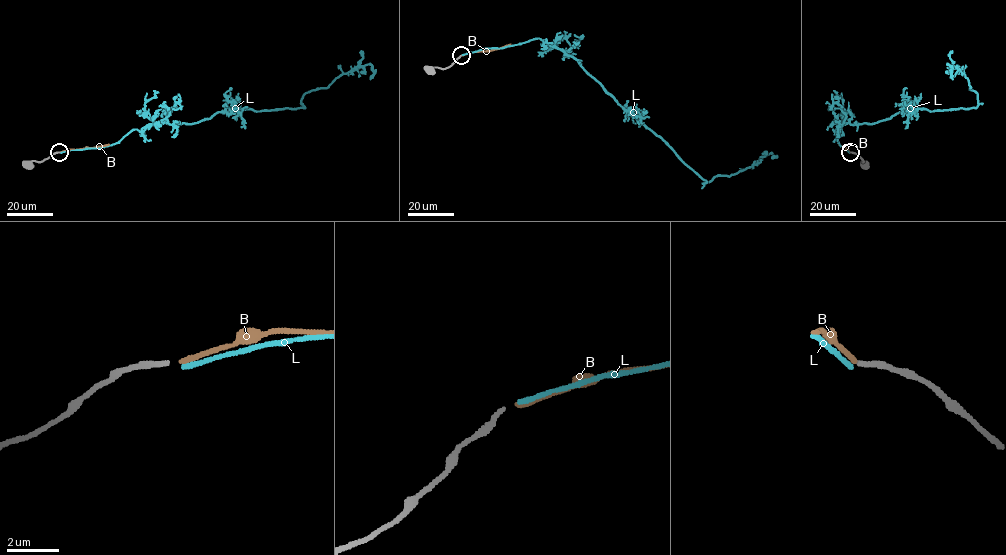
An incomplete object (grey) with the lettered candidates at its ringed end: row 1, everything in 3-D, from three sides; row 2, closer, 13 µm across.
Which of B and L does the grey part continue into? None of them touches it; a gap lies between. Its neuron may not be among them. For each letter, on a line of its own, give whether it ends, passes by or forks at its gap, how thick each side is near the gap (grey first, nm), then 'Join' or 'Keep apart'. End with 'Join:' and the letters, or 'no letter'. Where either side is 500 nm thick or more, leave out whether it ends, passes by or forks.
B: It ends there. Thickness 170 nm (grey) against 170 nm. Join
L: It ends there. Thickness 170 nm (grey) against 160 nm. Keep apart
Join: B

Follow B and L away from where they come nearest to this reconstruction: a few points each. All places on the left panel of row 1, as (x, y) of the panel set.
B: (60, 152), (109, 144)
L: (60, 152), (227, 108), (304, 107), (306, 93), (359, 66), (370, 64), (370, 79)

